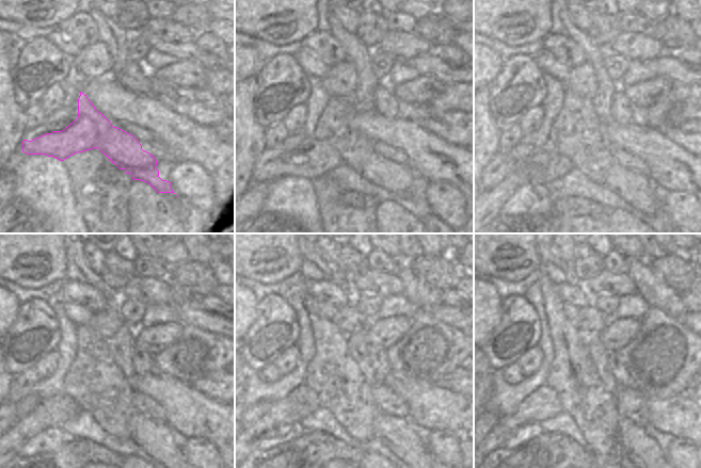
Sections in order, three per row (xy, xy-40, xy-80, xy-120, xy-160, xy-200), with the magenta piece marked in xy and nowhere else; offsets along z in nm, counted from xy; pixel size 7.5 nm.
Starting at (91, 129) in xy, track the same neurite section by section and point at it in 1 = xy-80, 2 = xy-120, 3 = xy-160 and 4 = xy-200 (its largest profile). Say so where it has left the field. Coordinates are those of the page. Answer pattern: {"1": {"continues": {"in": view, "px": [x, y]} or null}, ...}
{"1": {"continues": {"in": "xy-80", "px": [647, 200]}}, "2": {"continues": {"in": "xy-120", "px": [156, 437]}}, "3": {"continues": {"in": "xy-160", "px": [395, 433]}}, "4": {"continues": {"in": "xy-200", "px": [642, 450]}}}

